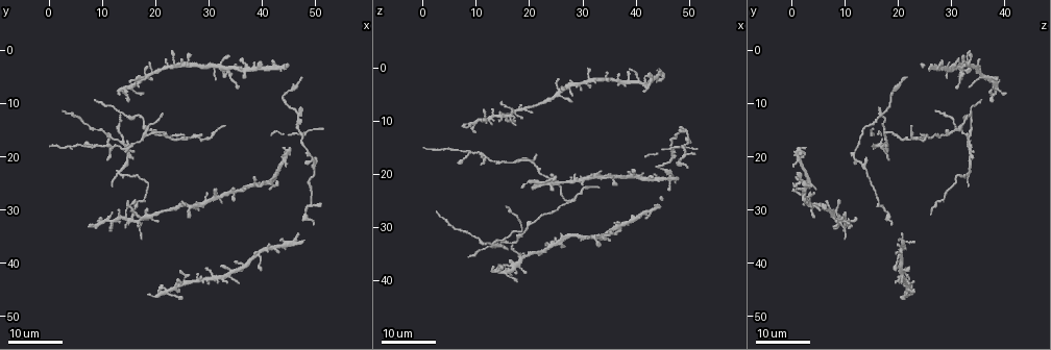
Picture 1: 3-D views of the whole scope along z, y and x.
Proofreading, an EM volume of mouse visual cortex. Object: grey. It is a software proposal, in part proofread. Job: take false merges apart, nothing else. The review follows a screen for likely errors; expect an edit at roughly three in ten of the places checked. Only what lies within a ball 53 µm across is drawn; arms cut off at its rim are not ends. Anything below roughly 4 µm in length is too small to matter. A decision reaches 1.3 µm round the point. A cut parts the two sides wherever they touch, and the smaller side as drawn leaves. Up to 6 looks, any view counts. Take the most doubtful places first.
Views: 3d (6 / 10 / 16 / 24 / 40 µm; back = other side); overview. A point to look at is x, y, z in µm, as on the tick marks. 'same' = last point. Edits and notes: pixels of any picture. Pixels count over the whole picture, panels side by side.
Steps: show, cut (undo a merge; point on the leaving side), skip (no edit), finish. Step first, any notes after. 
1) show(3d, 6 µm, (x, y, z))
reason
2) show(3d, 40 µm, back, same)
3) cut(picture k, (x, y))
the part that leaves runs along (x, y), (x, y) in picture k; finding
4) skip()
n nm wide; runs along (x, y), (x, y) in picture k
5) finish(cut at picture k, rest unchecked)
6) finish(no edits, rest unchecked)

show(3d, 16 µm, (17.0, 31.0, 8.0))
small branch off a trunk

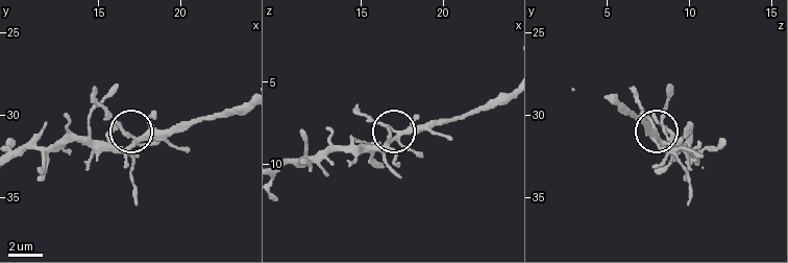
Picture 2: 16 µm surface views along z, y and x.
show(3d, 6 µm, (17.3, 31.4, 8.0))

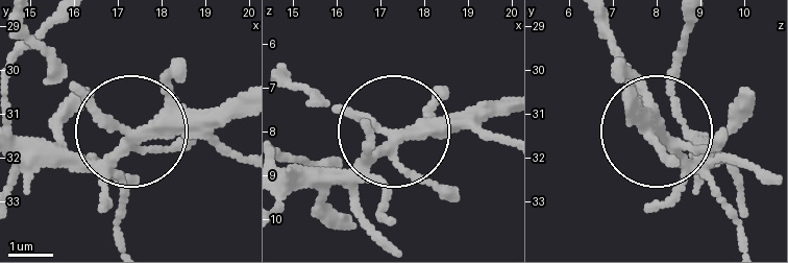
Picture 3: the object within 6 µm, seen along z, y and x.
show(3d, 6 µm, back, (17.15, 31.50, 8.10))

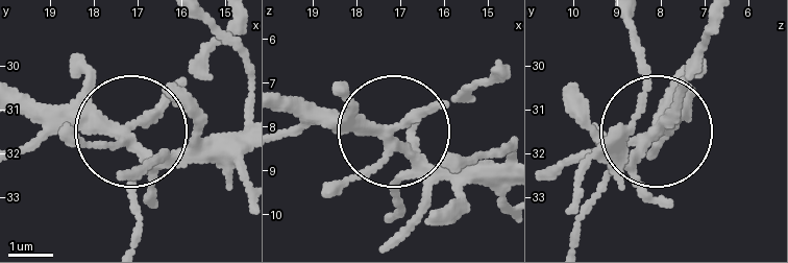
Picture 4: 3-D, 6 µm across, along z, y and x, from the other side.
skip()
continuous, no second cell

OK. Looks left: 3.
show(3d, 16 µm, (27.0, 16.0, 25.5))
side arm on a straight run

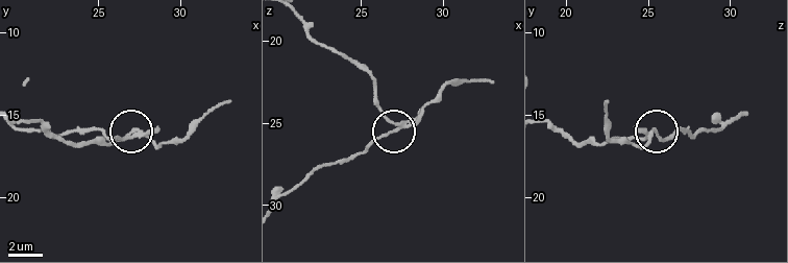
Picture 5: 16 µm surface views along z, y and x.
show(3d, 10 µm, (26.9, 16.0, 25.4))
zoom in

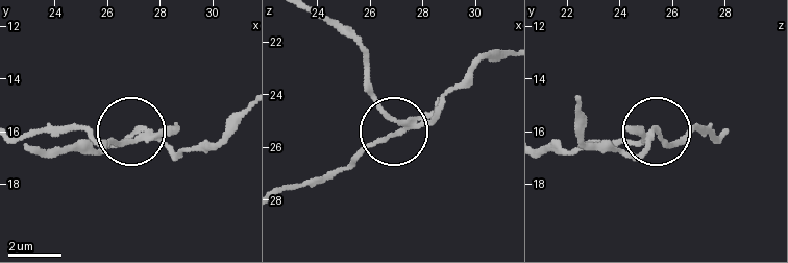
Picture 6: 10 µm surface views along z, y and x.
cut(picture 6, (115, 140))
170 nm wide; the part that leaves runs along (148, 132), (113, 138), (90, 151), (37, 151) in picture 6; a second cell is stuck on

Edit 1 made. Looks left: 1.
finish(cut at picture 6, rest unchecked)

